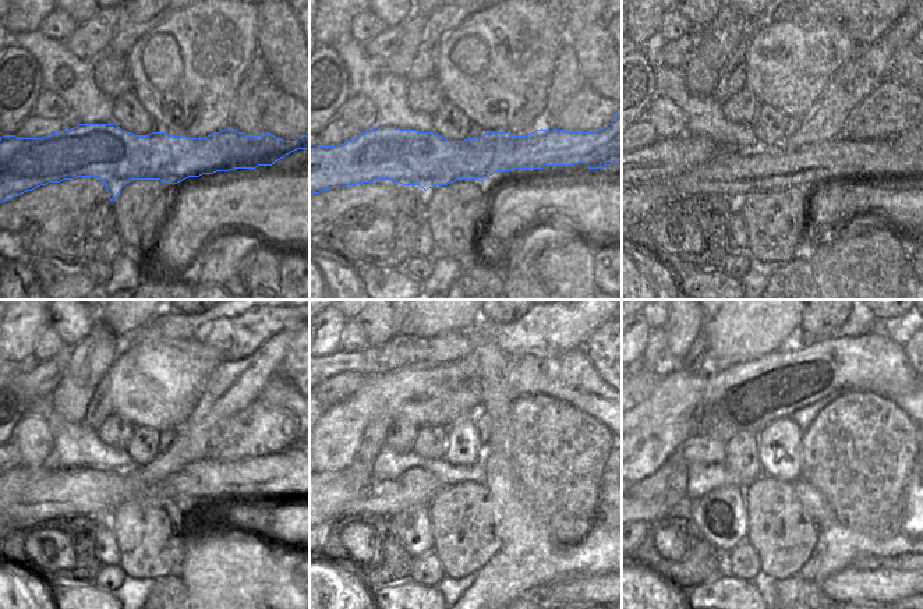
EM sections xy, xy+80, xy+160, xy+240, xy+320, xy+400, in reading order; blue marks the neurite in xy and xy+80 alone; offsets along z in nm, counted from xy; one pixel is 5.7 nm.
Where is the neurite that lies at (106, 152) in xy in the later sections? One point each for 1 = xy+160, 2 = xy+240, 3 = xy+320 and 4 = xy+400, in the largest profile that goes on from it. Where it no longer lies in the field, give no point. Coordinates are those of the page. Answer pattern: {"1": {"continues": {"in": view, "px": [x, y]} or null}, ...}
{"1": {"continues": {"in": "xy+160", "px": [667, 156]}}, "2": {"continues": {"in": "xy+240", "px": [276, 399]}}, "3": {"continues": {"in": "xy+320", "px": [593, 403]}}, "4": {"continues": {"in": "xy+400", "px": [891, 395]}}}

